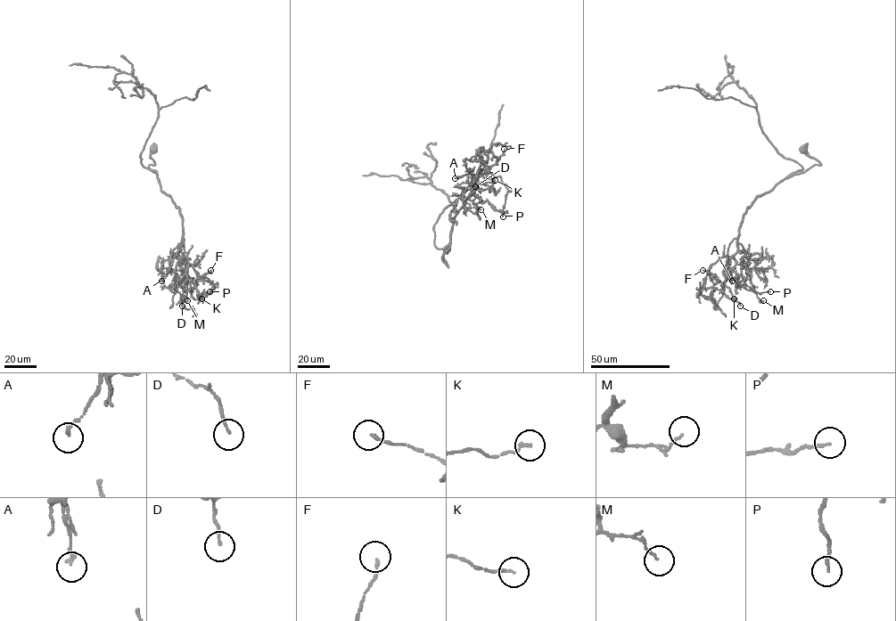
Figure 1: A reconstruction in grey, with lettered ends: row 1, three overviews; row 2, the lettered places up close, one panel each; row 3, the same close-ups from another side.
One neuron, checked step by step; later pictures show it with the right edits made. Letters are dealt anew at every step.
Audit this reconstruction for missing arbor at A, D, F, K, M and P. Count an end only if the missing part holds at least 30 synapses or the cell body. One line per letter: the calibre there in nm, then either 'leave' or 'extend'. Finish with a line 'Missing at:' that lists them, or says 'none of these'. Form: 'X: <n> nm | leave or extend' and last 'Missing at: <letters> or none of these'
A: 140 nm | leave
D: 110 nm | leave
F: 130 nm | leave
K: 140 nm | leave
M: 90 nm | leave
P: 140 nm | leave
Missing at: none of these

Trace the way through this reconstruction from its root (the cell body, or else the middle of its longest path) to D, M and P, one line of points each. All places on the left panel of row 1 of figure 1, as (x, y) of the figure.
D: (154, 148), (150, 156), (154, 165), (149, 167), (181, 216), (178, 264), (186, 273), (182, 306)
M: (154, 148), (154, 165), (149, 167), (181, 216), (181, 242), (169, 269), (187, 300)
P: (154, 148), (154, 165), (149, 167), (181, 216), (178, 264), (188, 281), (207, 278), (214, 287), (209, 291)

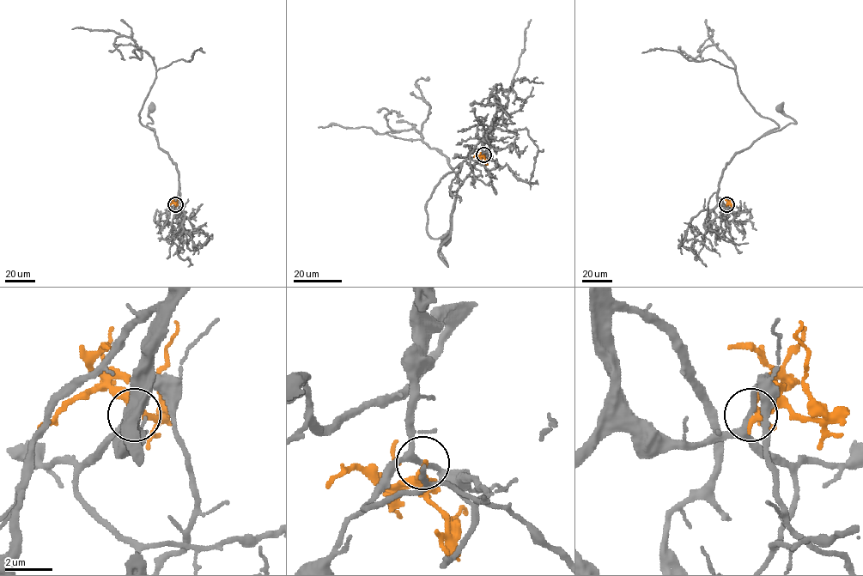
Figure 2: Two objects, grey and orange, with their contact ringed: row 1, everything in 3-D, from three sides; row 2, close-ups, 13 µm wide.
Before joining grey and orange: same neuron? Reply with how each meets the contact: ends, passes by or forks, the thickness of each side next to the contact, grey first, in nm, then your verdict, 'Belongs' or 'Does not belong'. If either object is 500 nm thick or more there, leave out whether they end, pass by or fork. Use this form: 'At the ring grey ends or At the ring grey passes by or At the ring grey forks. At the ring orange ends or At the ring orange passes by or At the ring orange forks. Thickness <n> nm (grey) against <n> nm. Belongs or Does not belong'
At the ring grey forks. At the ring orange ends. Thickness 240 nm (grey) against 440 nm. Does not belong

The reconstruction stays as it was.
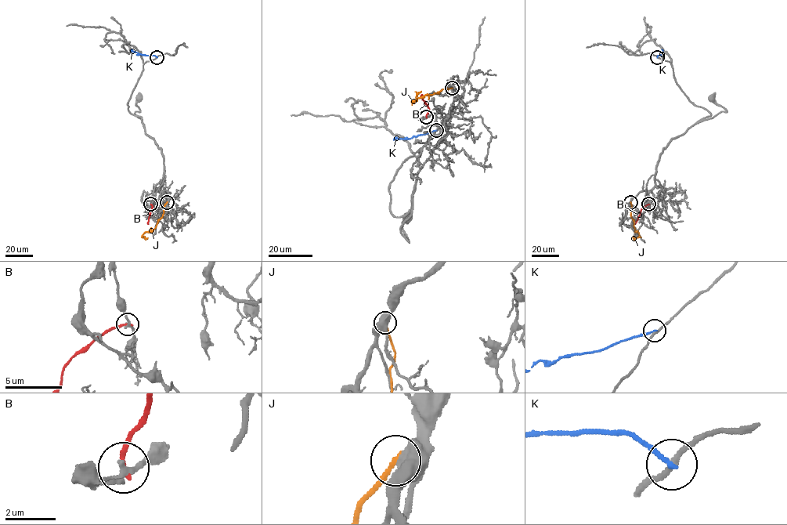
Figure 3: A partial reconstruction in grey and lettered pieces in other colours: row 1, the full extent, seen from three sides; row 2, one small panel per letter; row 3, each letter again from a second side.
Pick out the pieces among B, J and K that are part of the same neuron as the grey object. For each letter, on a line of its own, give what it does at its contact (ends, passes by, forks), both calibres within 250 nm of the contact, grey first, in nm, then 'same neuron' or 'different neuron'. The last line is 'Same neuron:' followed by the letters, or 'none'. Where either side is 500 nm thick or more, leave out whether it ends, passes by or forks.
B: it ends | 200/200 nm | different neuron
J: it ends | 480/180 nm | different neuron
K: it ends | 220/160 nm | different neuron
Same neuron: none

